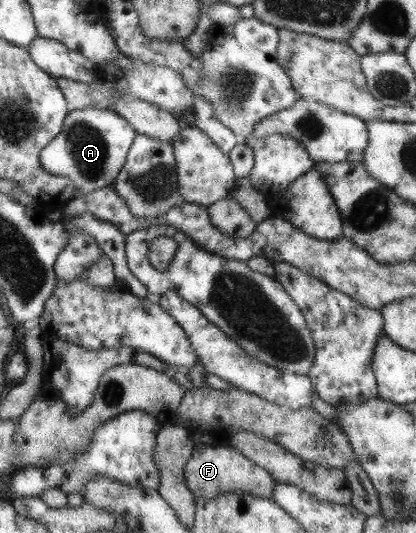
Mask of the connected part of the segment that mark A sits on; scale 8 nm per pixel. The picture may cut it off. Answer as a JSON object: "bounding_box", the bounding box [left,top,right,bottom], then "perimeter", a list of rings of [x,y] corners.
{"bounding_box":[41,107,137,195],"perimeter":[[[107,107],[76,109],[64,119],[59,135],[41,151],[41,167],[49,175],[71,181],[78,194],[87,195],[114,184],[137,134],[126,119]]]}

